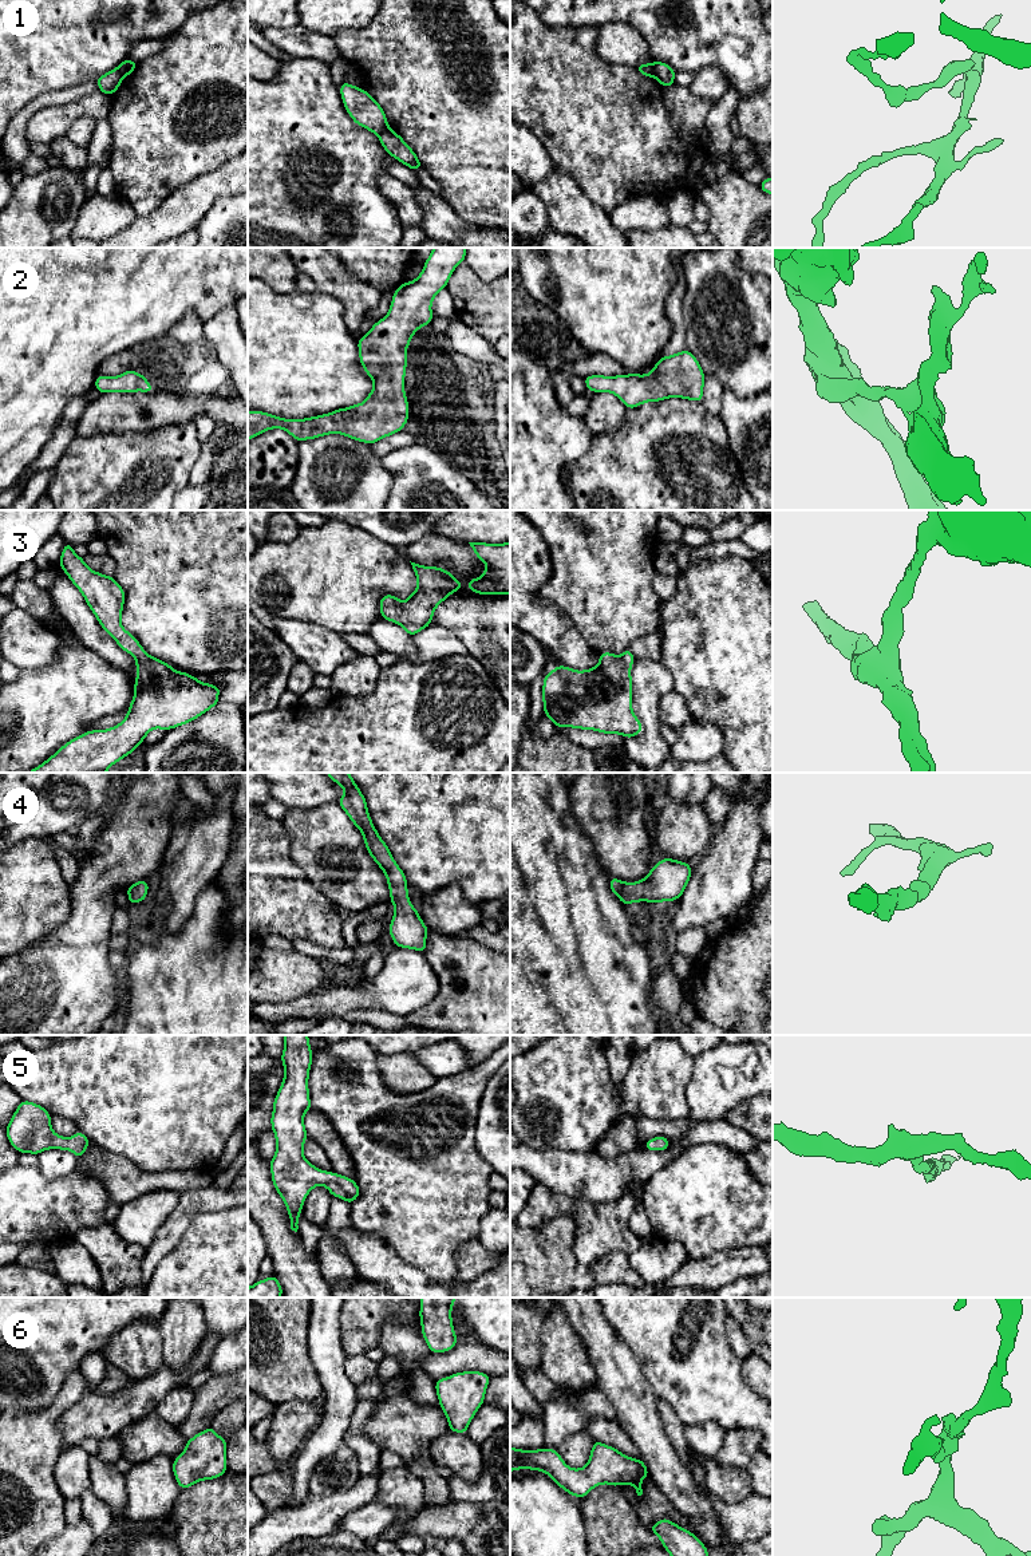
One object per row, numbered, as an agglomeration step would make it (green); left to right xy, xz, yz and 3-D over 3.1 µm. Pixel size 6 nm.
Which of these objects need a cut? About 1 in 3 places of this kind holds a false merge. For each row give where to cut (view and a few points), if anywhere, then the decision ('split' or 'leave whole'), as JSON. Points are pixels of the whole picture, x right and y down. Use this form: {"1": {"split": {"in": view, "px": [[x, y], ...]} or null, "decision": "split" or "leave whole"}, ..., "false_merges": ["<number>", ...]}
{"1": {"split": {"in": "yz", "px": [[652, 63], [658, 78]]}, "decision": "split"}, "2": {"split": null, "decision": "leave whole"}, "3": {"split": null, "decision": "leave whole"}, "4": {"split": null, "decision": "leave whole"}, "5": {"split": null, "decision": "leave whole"}, "6": {"split": null, "decision": "leave whole"}, "false_merges": ["1"]}

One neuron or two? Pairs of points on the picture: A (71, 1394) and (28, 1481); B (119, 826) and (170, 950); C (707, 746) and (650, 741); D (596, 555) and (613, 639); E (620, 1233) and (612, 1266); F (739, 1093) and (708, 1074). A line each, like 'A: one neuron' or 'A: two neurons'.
A: one neuron
B: two neurons
C: two neurons
D: one neuron
E: two neurons
F: one neuron

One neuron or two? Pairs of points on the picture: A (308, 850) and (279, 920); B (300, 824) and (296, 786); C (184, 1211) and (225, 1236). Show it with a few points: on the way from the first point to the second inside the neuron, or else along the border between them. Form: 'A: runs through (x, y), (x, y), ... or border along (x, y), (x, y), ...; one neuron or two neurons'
A: border along (288, 837), (292, 860), (320, 891); two neurons
B: border along (330, 802), (315, 808), (287, 809); two neurons
C: border along (225, 1208), (217, 1212), (198, 1213), (177, 1243); two neurons

